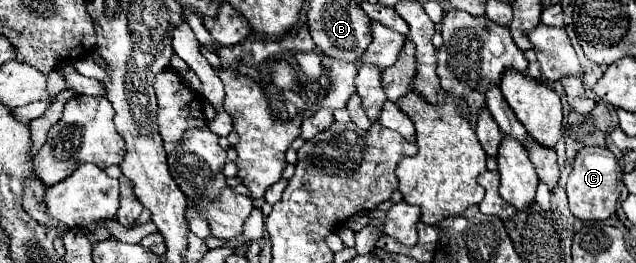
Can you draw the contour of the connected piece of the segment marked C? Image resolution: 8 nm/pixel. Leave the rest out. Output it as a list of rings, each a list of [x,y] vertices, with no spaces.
[[[588,146],[582,148],[572,164],[572,172],[566,184],[570,212],[580,220],[608,220],[616,212],[616,202],[620,196],[618,186],[618,162],[608,148]]]

